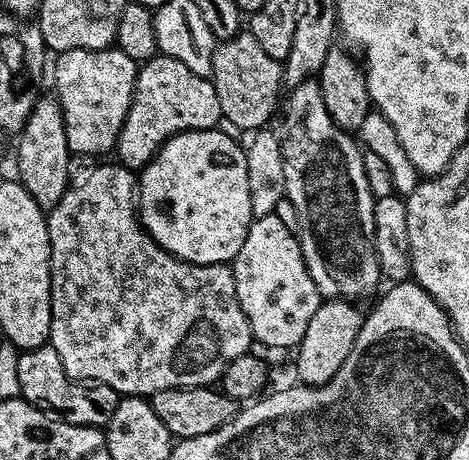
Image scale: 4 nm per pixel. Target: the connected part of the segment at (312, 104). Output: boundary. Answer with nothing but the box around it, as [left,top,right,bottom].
[279,79,382,302]

